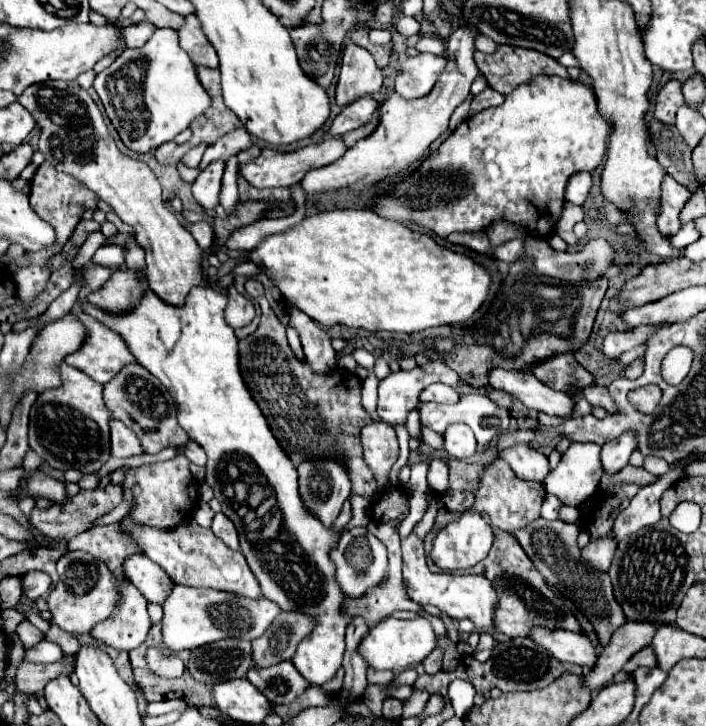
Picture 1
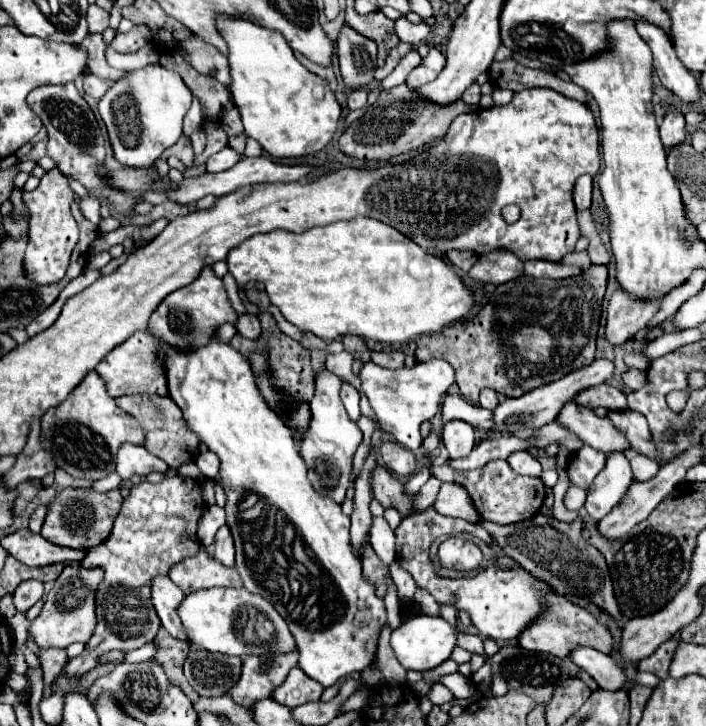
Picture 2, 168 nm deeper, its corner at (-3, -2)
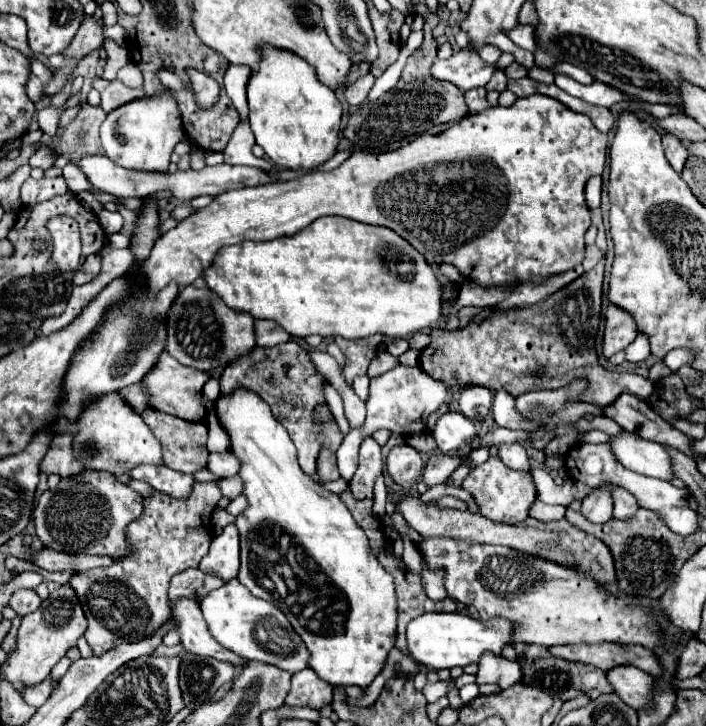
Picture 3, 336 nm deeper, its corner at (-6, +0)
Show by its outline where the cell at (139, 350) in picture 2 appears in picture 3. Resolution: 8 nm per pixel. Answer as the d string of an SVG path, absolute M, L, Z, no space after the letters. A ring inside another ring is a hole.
M163 351L159 355L159 361L151 367L151 371L137 385L149 393L151 405L155 409L177 415L177 417L185 417L191 421L203 421L205 419L205 405L199 405L199 397L195 397L195 393L203 391L203 385L207 379L209 379L209 375L205 371L185 367L175 357L171 357L167 351Z

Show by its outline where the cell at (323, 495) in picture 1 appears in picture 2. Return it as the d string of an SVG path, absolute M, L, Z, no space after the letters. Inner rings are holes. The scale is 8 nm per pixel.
M322 371L316 379L316 393L310 401L310 425L304 433L300 455L308 463L308 479L316 487L320 495L328 495L336 503L342 503L346 497L346 489L350 485L350 471L352 471L352 457L362 443L362 431L356 423L352 423L344 411L340 401L340 377L332 375L330 371Z

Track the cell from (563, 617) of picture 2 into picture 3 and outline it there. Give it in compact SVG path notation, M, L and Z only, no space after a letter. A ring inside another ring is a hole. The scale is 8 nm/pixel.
M577 643L577 645L563 645L563 647L549 647L551 655L567 659L567 661L579 661L579 663L591 663L603 671L615 667L615 665L635 665L651 675L661 675L661 667L657 663L657 657L641 647L641 645L621 645L621 643Z

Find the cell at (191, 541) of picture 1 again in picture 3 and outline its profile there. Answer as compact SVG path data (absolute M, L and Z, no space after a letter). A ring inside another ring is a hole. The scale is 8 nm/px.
M187 569L183 573L173 575L171 587L169 587L169 601L175 601L179 597L187 597L193 601L201 601L209 591L221 587L225 581L221 577L203 573L197 569Z

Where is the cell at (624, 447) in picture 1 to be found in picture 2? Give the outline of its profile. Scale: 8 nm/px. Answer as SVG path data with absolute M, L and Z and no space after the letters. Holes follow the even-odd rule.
M620 453L610 455L606 467L592 481L592 487L588 487L588 497L584 503L588 515L594 517L596 521L608 515L622 501L626 487L630 483L632 483L632 469L628 459Z

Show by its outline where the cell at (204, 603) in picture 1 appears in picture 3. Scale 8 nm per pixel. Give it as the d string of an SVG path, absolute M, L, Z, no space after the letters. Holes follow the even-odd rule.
M237 579L227 581L223 587L211 591L201 601L203 619L211 635L229 651L245 657L249 661L263 661L277 665L289 673L297 673L307 667L309 651L305 643L297 637L295 629L289 625L287 617L269 601L253 597L247 587L243 587Z

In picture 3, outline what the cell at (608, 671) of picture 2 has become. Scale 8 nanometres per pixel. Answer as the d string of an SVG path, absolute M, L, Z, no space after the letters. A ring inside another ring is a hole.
M617 665L605 671L607 681L615 689L615 693L633 709L641 709L651 703L651 687L653 679L649 673L633 667L633 665Z

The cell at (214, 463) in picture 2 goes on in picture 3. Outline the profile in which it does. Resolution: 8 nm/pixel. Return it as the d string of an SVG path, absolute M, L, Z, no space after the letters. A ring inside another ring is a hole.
M231 451L211 453L209 461L207 461L207 469L217 477L233 477L233 475L237 475L239 461L235 461L235 455Z

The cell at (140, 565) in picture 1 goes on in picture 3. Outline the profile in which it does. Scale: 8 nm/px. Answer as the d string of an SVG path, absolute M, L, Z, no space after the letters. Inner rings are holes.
M179 599L171 603L171 615L175 617L175 631L181 637L181 645L187 653L213 657L219 661L229 661L233 665L245 665L245 659L237 657L235 653L223 649L209 633L207 623L201 617L201 609L197 601Z

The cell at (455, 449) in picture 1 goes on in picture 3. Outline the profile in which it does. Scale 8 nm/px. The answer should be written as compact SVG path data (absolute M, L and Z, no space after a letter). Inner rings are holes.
M447 411L431 431L437 441L437 447L443 453L455 453L461 445L471 443L477 435L477 427L471 419L463 417L461 413Z

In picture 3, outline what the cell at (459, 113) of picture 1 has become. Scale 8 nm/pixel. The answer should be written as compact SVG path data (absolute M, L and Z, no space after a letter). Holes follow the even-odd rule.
M475 87L475 89L469 89L465 93L465 101L469 105L469 113L479 113L479 111L485 111L489 109L487 101L485 101L485 87Z

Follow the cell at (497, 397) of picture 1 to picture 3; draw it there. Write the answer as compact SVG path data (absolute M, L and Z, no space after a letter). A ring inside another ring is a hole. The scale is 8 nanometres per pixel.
M465 387L459 397L461 413L469 419L483 419L493 405L493 391L487 387Z

